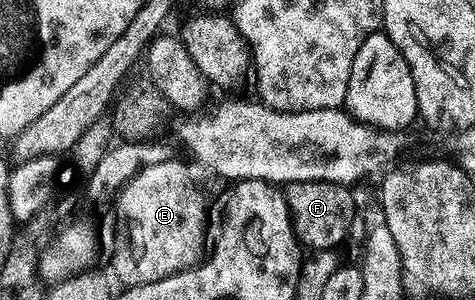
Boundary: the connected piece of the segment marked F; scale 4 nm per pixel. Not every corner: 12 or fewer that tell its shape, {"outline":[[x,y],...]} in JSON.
{"outline":[[285,184],[294,236],[334,251],[354,223],[349,186]]}

